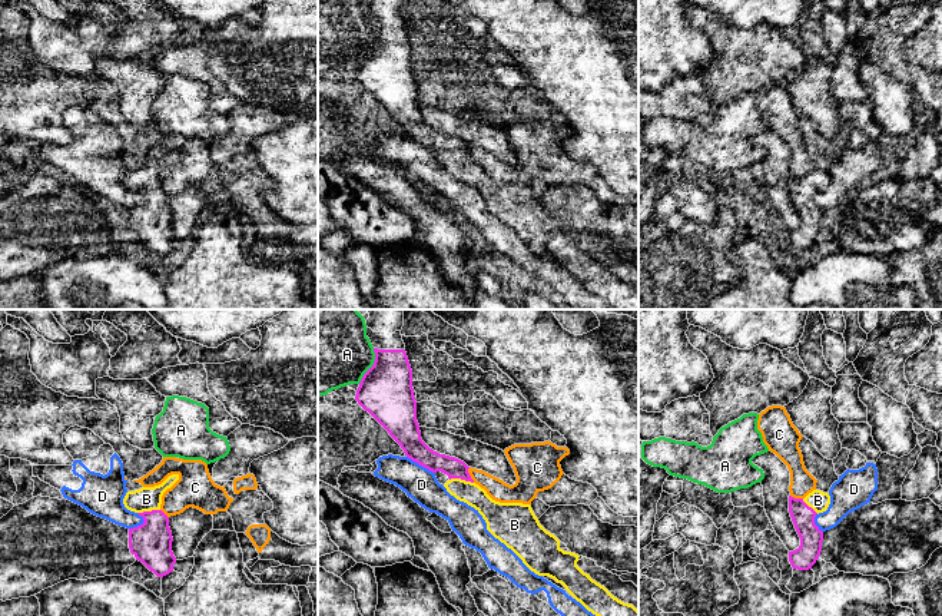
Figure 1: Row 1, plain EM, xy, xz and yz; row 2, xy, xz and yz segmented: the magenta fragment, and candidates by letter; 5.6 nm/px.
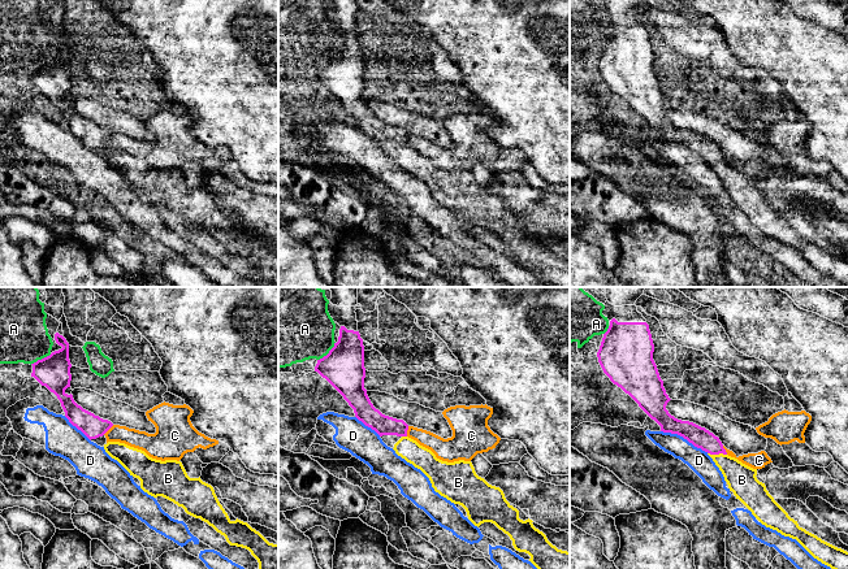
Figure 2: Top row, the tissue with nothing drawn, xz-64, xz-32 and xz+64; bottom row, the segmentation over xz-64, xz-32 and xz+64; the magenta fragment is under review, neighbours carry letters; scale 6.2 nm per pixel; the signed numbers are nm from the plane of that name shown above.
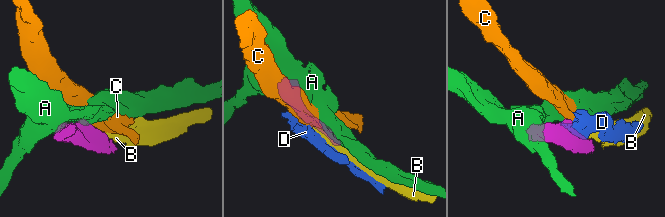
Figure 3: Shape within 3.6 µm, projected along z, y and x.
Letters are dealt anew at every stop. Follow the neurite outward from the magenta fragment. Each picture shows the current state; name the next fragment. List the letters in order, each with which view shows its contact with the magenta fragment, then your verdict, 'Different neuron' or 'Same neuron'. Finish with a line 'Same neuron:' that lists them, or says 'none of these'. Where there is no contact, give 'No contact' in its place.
A: Touches magenta in xz. Different neuron
B: Touches magenta in xz. Same neuron
C: Touches magenta in xz. Different neuron
D: Touches magenta in xz. Different neuron
Same neuron: B

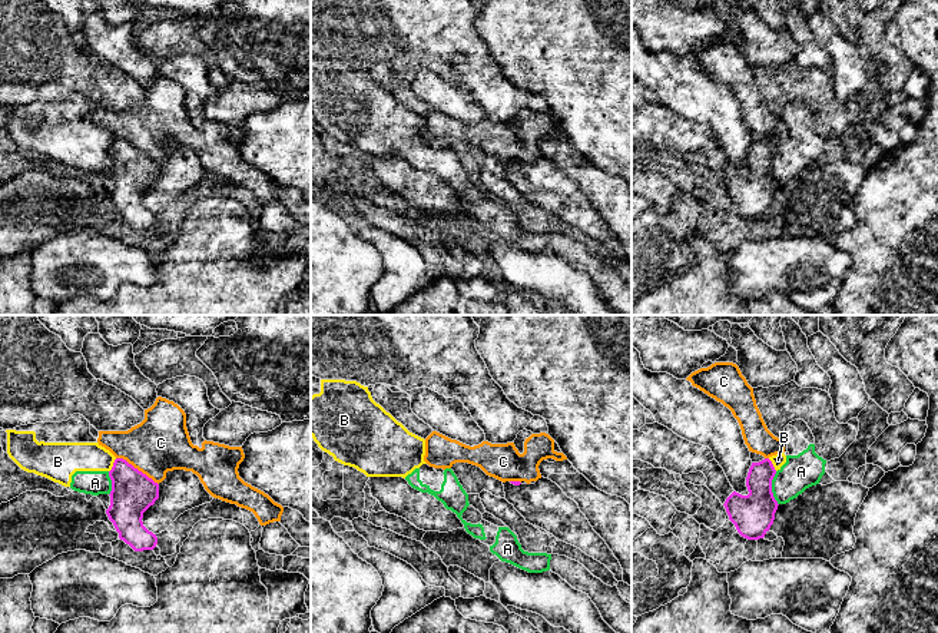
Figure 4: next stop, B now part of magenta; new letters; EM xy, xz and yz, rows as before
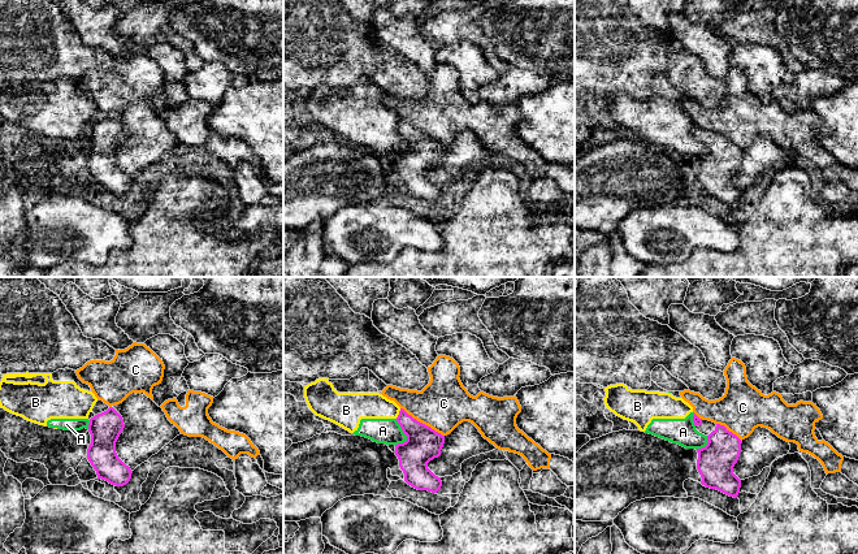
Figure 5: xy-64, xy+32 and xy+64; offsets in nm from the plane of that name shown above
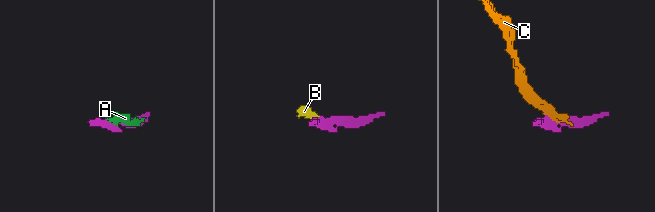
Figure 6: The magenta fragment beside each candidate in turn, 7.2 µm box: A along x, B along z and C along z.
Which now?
A: Touches magenta in yz. Different neuron
B: Touches magenta in xy. Different neuron
C: Touches magenta in xy. Different neuron
Same neuron: none of these

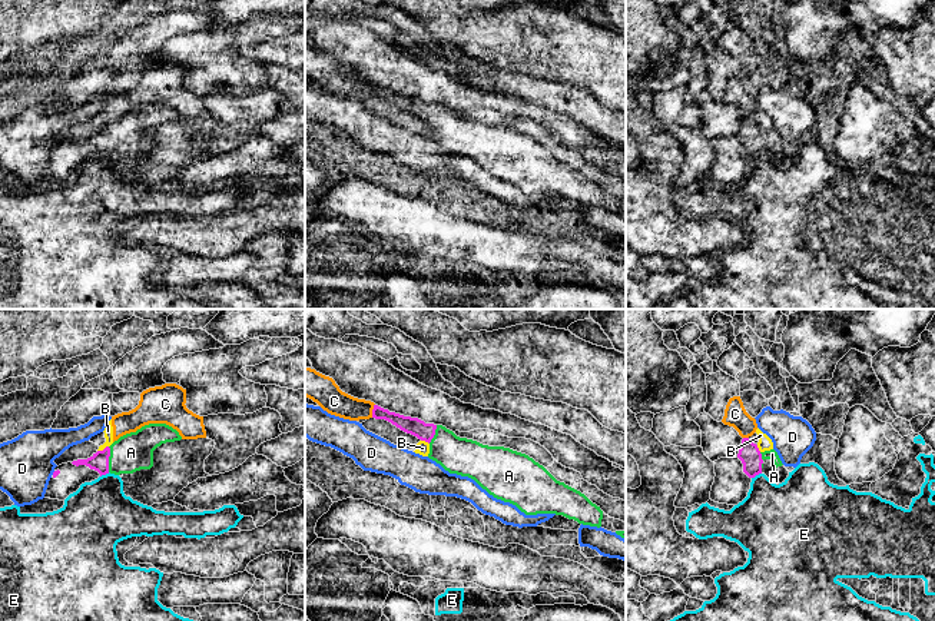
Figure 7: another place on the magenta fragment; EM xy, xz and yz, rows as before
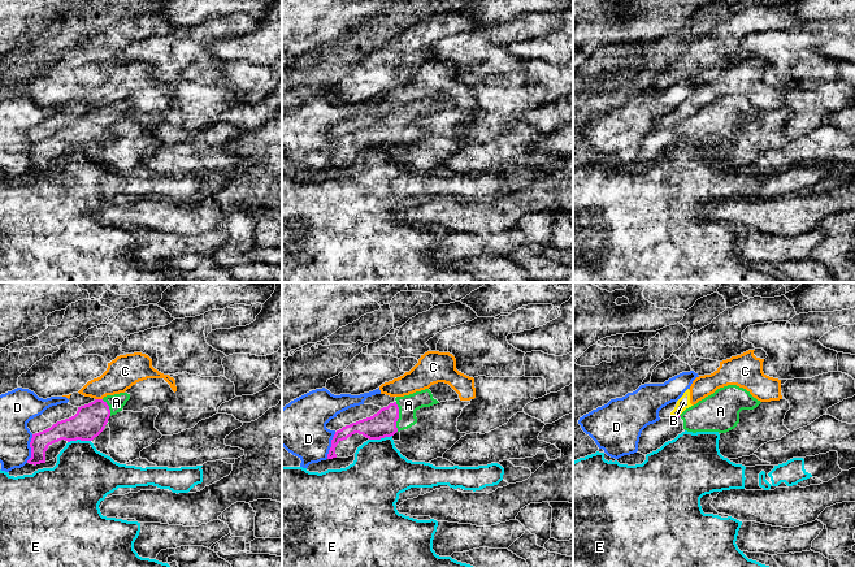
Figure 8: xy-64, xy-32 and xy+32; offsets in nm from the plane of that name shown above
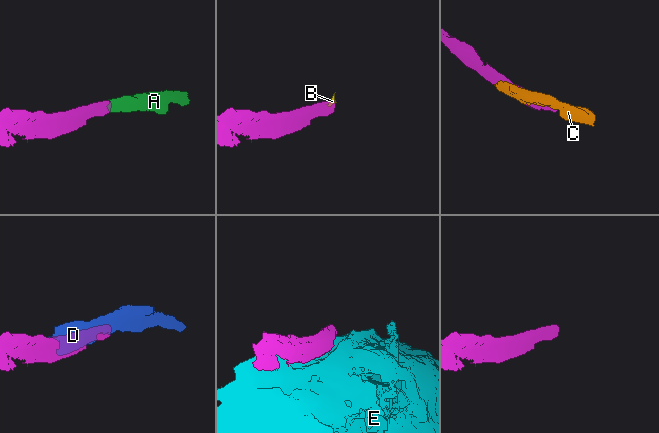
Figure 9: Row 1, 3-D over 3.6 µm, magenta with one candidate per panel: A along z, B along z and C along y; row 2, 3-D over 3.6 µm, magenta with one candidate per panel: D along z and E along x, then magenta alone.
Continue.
A: Touches magenta in xy. Same neuron
B: Touches magenta in xy. Different neuron
C: Touches magenta in xz. Different neuron
D: Touches magenta in xy. Different neuron
E: Touches magenta in yz. Different neuron
Same neuron: A

